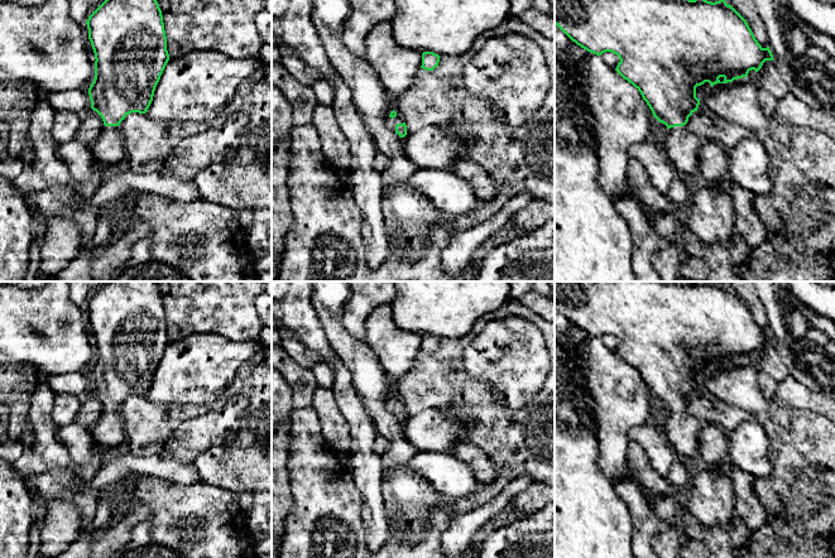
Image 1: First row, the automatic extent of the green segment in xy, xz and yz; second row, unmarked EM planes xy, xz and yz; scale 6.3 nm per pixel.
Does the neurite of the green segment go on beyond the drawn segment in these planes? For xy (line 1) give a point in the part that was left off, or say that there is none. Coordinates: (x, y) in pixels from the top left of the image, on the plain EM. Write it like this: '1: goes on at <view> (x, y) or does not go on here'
1: goes on at xy (108, 433)

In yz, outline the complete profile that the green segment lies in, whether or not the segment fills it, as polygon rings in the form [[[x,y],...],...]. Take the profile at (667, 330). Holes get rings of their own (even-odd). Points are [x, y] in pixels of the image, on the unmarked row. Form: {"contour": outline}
{"contour": [[[555,282],[555,307],[587,335],[596,338],[611,335],[619,340],[615,353],[640,375],[653,400],[667,409],[661,427],[677,460],[683,462],[700,454],[701,422],[687,412],[688,400],[700,388],[696,370],[705,365],[711,370],[733,365],[752,352],[758,355],[766,343],[773,343],[769,329],[758,326],[747,303],[724,282],[715,285],[706,282]]]}

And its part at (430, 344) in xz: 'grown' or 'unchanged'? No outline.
unchanged

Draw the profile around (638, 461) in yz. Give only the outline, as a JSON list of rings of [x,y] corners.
[[[637,441],[628,442],[628,465],[638,473],[647,491],[658,495],[670,494],[670,481],[652,467],[648,456]]]

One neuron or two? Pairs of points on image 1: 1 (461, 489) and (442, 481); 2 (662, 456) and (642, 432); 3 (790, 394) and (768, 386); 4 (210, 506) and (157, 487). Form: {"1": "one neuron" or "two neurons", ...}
{"1": "one neuron", "2": "one neuron", "3": "two neurons", "4": "one neuron"}

